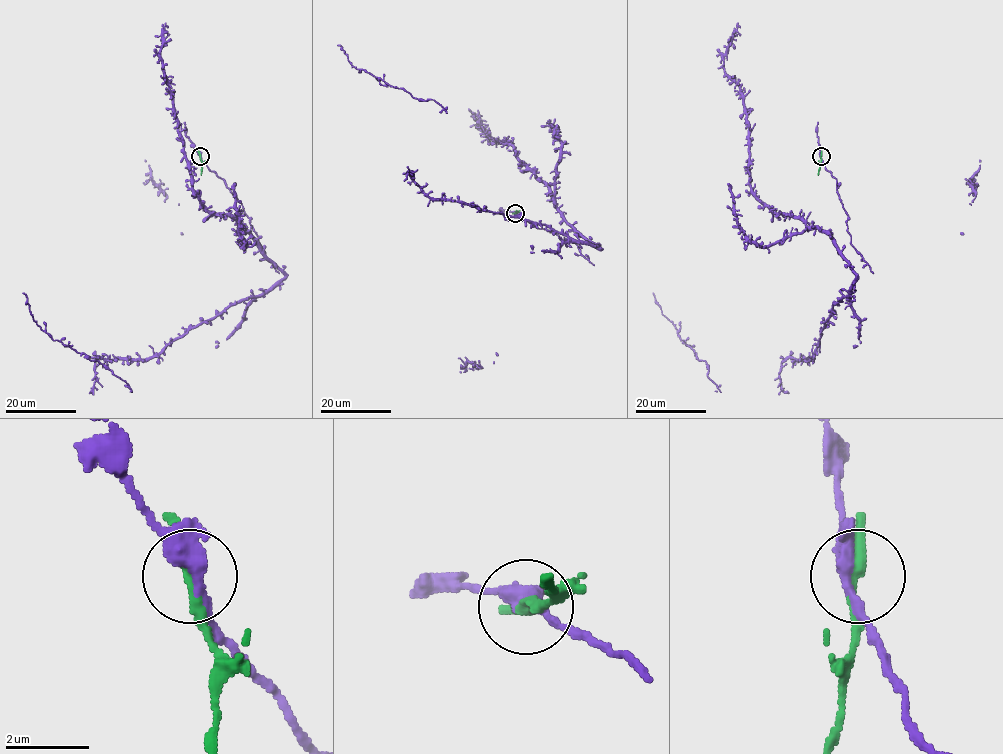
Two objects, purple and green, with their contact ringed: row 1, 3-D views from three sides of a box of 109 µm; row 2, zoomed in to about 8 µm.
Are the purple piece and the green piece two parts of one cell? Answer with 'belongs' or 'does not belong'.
does not belong

